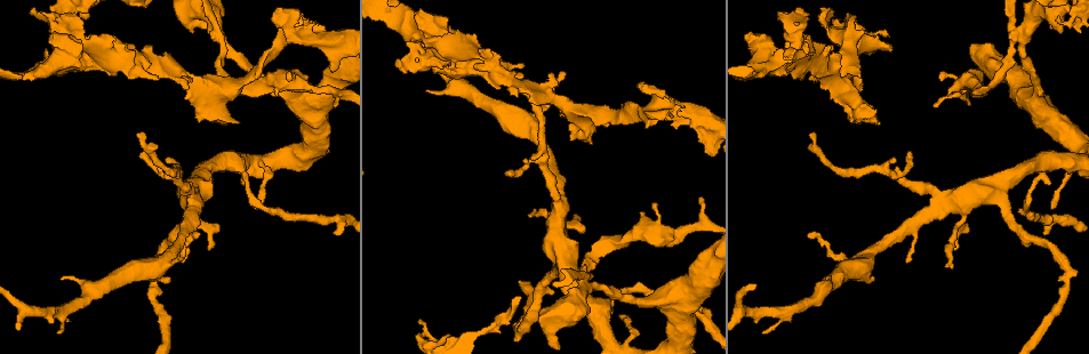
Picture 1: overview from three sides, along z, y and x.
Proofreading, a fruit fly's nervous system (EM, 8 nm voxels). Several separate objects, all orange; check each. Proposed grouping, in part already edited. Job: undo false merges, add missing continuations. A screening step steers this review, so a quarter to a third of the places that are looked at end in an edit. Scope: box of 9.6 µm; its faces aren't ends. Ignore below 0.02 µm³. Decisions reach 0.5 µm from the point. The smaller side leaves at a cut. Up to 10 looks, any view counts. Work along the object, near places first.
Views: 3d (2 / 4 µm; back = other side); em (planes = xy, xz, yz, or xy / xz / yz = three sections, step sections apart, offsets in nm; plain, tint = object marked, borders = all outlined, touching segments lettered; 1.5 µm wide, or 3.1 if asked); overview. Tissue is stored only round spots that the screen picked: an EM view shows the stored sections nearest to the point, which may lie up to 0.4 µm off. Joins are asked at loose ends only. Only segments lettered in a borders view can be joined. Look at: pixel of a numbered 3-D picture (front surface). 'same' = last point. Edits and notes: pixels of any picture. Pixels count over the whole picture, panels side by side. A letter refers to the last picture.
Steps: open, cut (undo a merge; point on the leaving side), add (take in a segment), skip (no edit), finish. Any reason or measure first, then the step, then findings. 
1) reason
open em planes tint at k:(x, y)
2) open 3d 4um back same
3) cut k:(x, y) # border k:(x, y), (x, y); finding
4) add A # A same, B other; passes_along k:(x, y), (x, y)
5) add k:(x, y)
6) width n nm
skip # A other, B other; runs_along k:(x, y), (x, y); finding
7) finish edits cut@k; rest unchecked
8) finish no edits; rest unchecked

arms part here
open 3d 4um at 1:(256, 71)

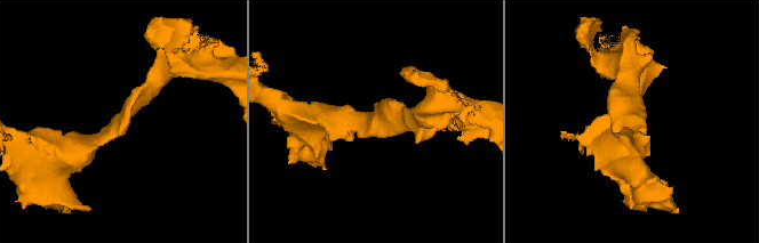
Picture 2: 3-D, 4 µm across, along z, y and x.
shape alone is not enough
open em xz step 4 tint at 2:(635, 120)

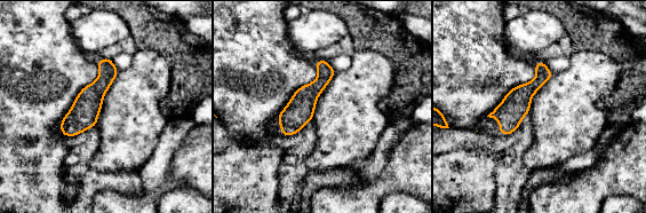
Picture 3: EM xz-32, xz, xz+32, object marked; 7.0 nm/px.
open em xz step 4 borders same

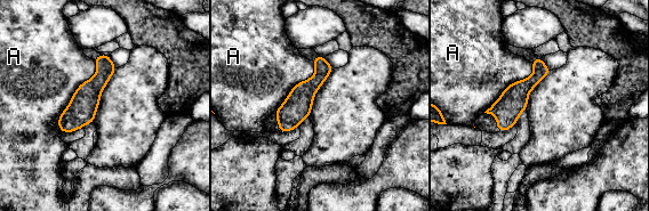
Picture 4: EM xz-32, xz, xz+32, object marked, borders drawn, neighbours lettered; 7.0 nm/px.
width 140 nm
skip # A other; runs_along 4:(105, 57), (102, 78), (63, 129); all the same neuron

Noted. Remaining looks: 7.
branch stops here
open em planes borders at 1:(185, 99)

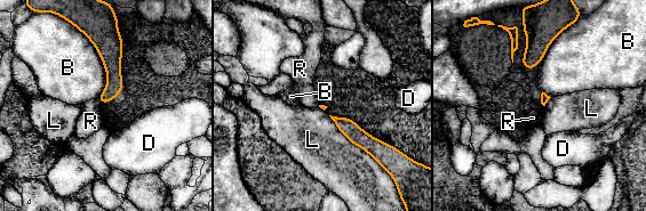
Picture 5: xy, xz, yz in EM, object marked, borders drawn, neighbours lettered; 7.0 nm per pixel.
skip # B other, D other, L other, R other; no lettered segment goes on from it

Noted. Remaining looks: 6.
thick turns thin
open em yz step 4 tint at 1:(47, 67)

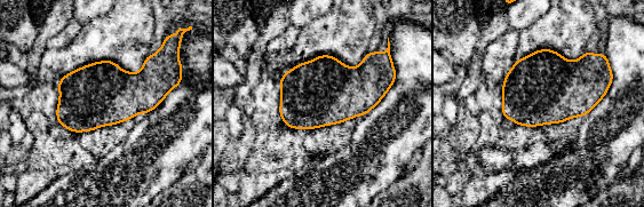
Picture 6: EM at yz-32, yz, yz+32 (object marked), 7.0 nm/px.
open em planes borders same

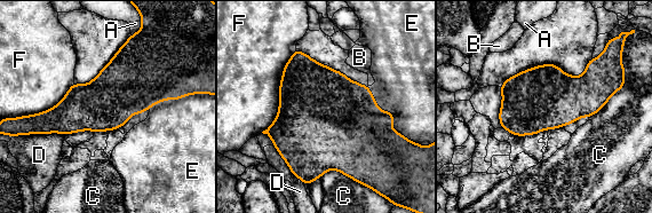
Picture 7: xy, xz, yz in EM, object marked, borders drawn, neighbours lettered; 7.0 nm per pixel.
width 400 nm
skip # A other, B other, C other, D other, E other, F other; continuous, no second neuron

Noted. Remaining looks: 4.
finish no edits; rest unchecked

